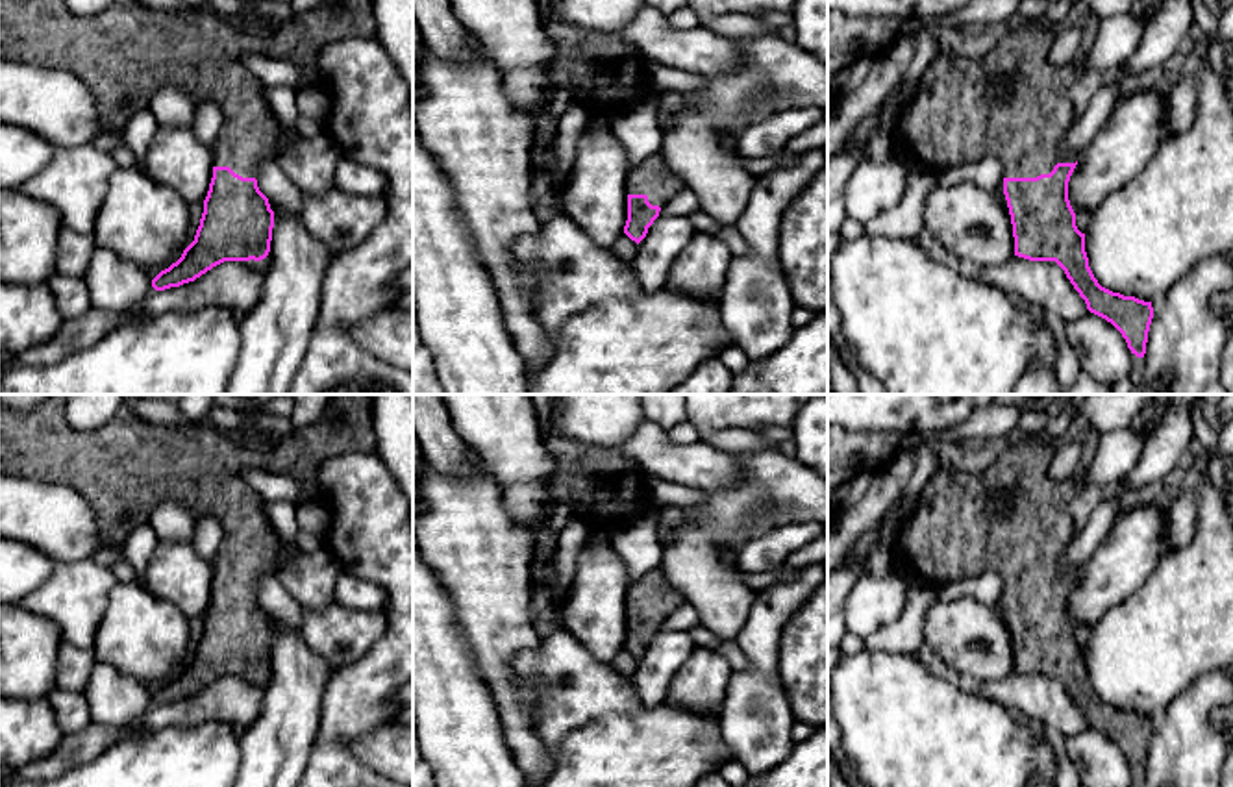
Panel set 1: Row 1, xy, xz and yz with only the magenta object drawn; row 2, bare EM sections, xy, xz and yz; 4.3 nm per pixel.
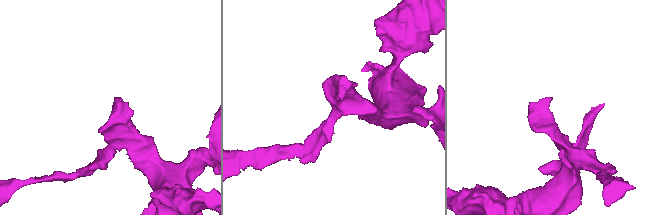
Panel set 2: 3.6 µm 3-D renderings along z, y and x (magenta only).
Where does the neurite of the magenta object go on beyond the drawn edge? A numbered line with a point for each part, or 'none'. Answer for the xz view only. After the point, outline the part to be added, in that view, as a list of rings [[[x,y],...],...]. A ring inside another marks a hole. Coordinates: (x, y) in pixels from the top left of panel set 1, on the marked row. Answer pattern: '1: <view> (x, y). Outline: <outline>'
1: xz (652, 176). Outline: [[[661,154],[646,157],[628,174],[628,194],[646,194],[652,206],[663,207],[685,189],[685,183],[666,167]]]

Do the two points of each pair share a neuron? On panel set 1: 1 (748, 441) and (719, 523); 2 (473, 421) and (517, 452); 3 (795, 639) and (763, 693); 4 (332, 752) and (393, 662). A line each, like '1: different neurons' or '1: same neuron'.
1: different neurons
2: same neuron
3: different neurons
4: same neuron

